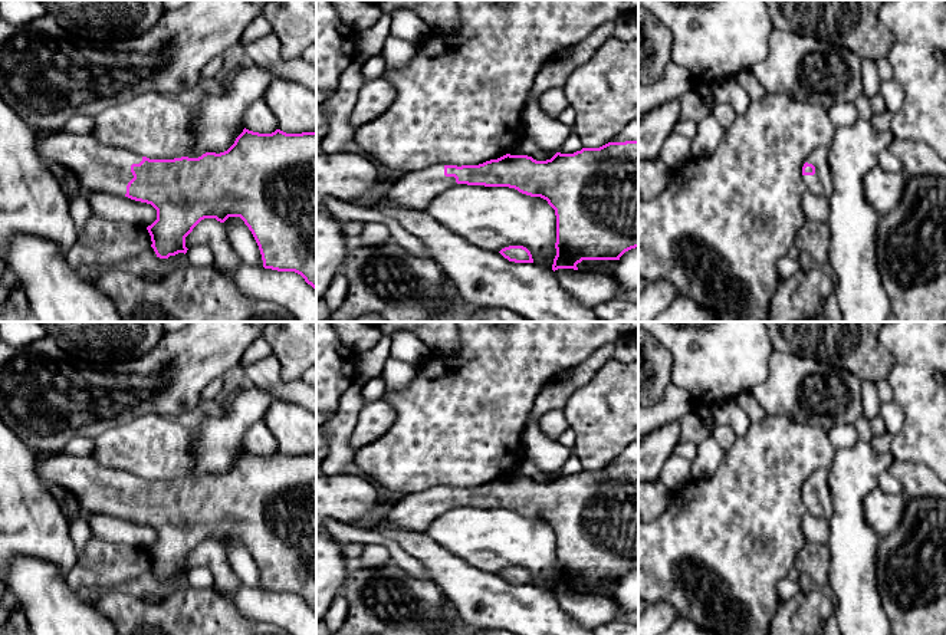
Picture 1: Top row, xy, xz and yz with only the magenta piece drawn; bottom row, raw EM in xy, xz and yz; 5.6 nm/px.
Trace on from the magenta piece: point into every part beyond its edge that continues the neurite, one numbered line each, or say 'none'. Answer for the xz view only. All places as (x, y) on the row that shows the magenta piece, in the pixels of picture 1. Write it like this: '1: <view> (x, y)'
none

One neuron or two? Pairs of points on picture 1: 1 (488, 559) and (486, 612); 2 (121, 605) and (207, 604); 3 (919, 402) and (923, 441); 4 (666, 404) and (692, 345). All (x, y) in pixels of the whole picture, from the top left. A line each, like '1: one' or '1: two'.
1: two
2: one
3: one
4: two

